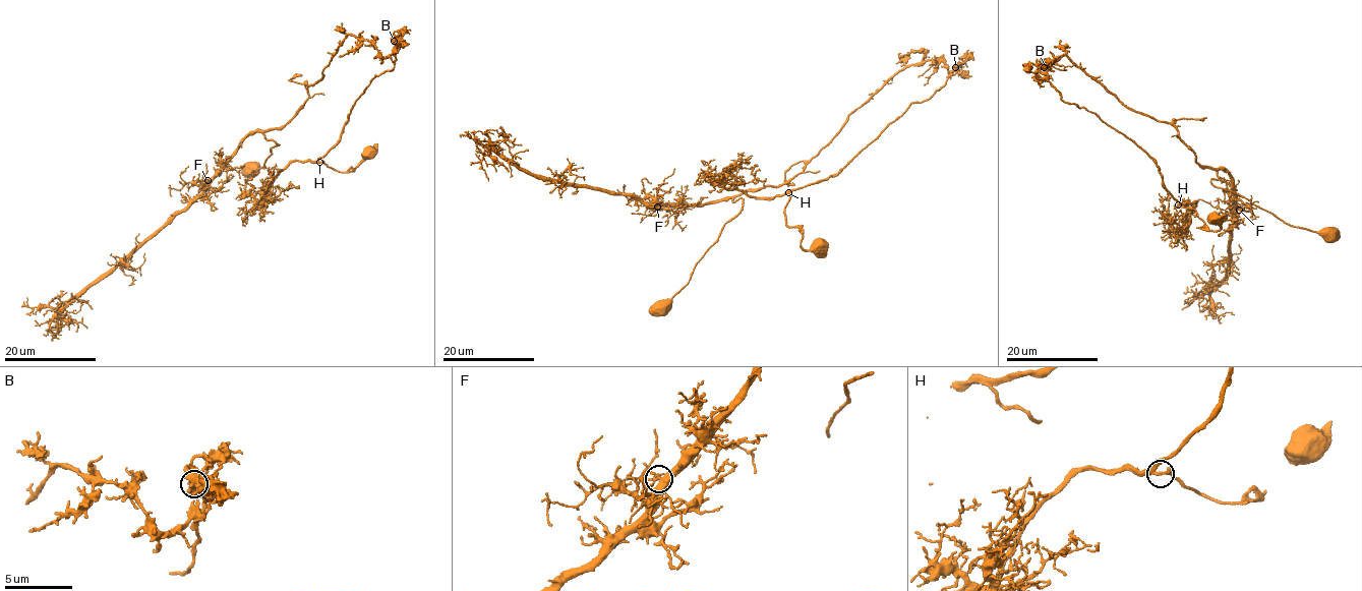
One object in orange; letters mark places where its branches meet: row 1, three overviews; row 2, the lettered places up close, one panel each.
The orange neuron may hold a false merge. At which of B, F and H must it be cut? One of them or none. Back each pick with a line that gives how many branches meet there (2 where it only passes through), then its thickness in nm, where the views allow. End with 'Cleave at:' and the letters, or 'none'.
B: Branches: 3. Thickness 440 nm
Cleave at: B

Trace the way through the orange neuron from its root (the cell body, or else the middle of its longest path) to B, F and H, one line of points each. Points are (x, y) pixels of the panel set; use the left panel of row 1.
B: (251, 172), (264, 167), (279, 144), (263, 133), (293, 117), (348, 35), (373, 42), (385, 57), (395, 41)
F: (251, 172), (264, 167), (270, 150), (279, 144), (260, 131), (251, 131), (208, 180)
H: (251, 172), (279, 144), (263, 133), (293, 117), (348, 35), (394, 53), (319, 162)

